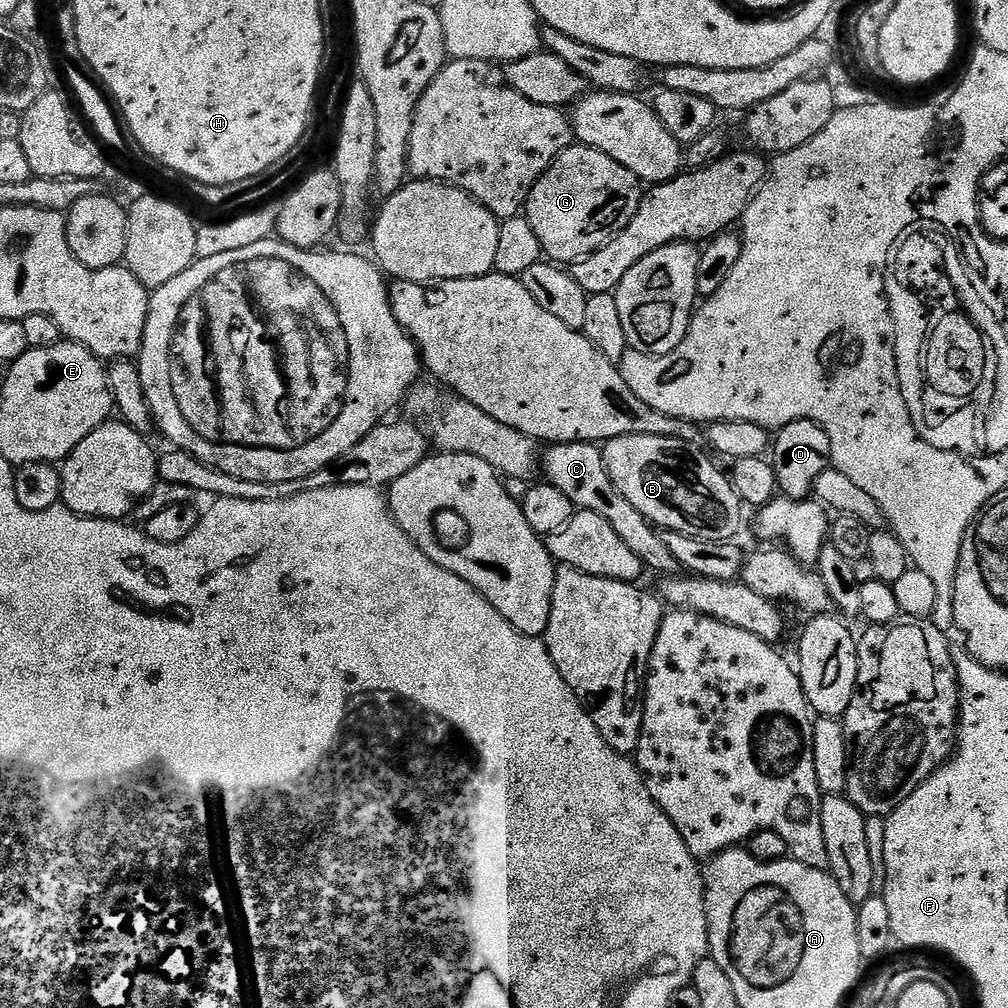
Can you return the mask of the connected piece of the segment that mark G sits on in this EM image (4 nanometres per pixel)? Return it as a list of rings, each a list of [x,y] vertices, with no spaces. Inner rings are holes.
[[[582,143],[567,148],[534,182],[534,186],[528,195],[526,215],[530,226],[534,226],[534,234],[542,246],[544,256],[549,261],[561,266],[571,266],[577,260],[584,260],[594,250],[598,250],[610,238],[614,238],[638,214],[638,206],[642,202],[645,189],[642,182],[626,166],[614,162],[610,154],[602,154],[602,150],[587,148]]]

